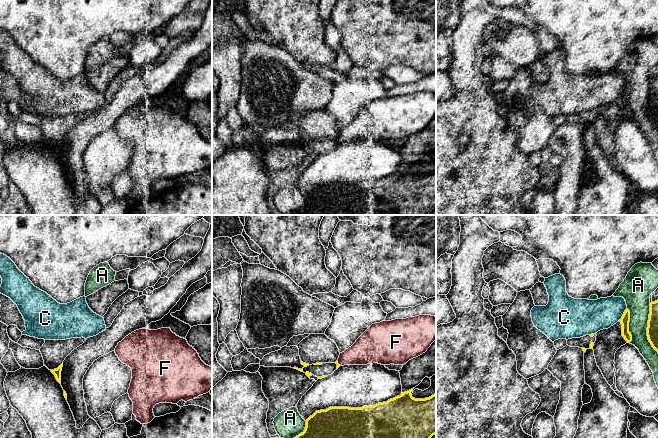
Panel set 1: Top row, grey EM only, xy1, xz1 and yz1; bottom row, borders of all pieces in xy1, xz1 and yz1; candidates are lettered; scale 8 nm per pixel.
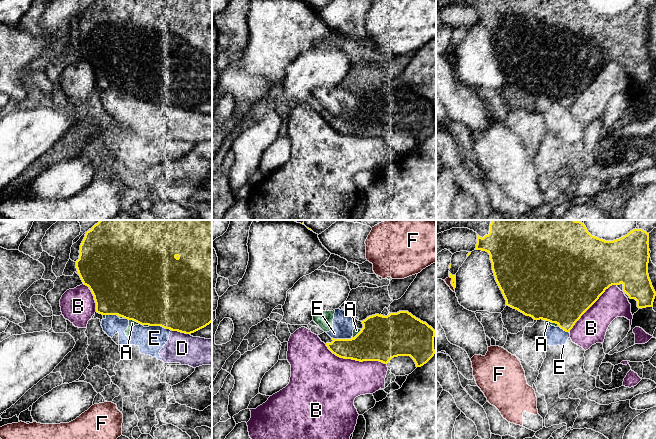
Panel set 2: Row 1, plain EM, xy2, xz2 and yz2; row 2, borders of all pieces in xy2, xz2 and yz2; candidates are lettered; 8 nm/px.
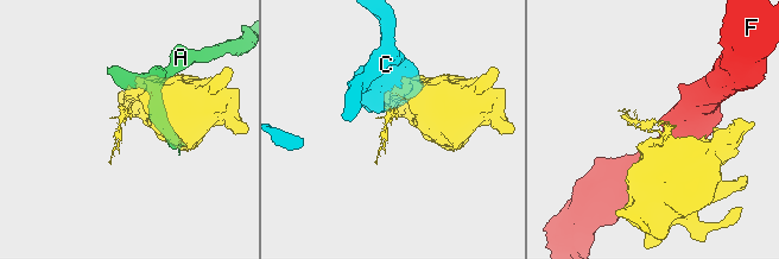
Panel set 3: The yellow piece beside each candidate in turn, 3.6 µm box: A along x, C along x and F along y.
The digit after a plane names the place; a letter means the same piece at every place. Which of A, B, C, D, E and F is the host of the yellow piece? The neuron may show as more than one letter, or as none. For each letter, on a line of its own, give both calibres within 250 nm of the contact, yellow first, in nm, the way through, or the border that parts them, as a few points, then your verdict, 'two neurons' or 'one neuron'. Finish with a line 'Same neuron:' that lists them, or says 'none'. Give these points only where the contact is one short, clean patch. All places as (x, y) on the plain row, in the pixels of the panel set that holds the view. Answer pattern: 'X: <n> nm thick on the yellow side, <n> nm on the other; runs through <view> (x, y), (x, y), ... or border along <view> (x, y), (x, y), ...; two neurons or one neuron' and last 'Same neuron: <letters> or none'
A: 70 nm thick on the yellow side, 200 nm on the other; two neurons
B: 340 nm thick on the yellow side, 420 nm on the other; two neurons
C: 70 nm thick on the yellow side, 260 nm on the other; two neurons
D: 500 nm thick on the yellow side, 240 nm on the other; two neurons
E: 500 nm thick on the yellow side, 220 nm on the other; two neurons
F: 50 nm thick on the yellow side, 50 nm on the other; border along yz2 (449, 52), (454, 65); two neurons
Same neuron: none

